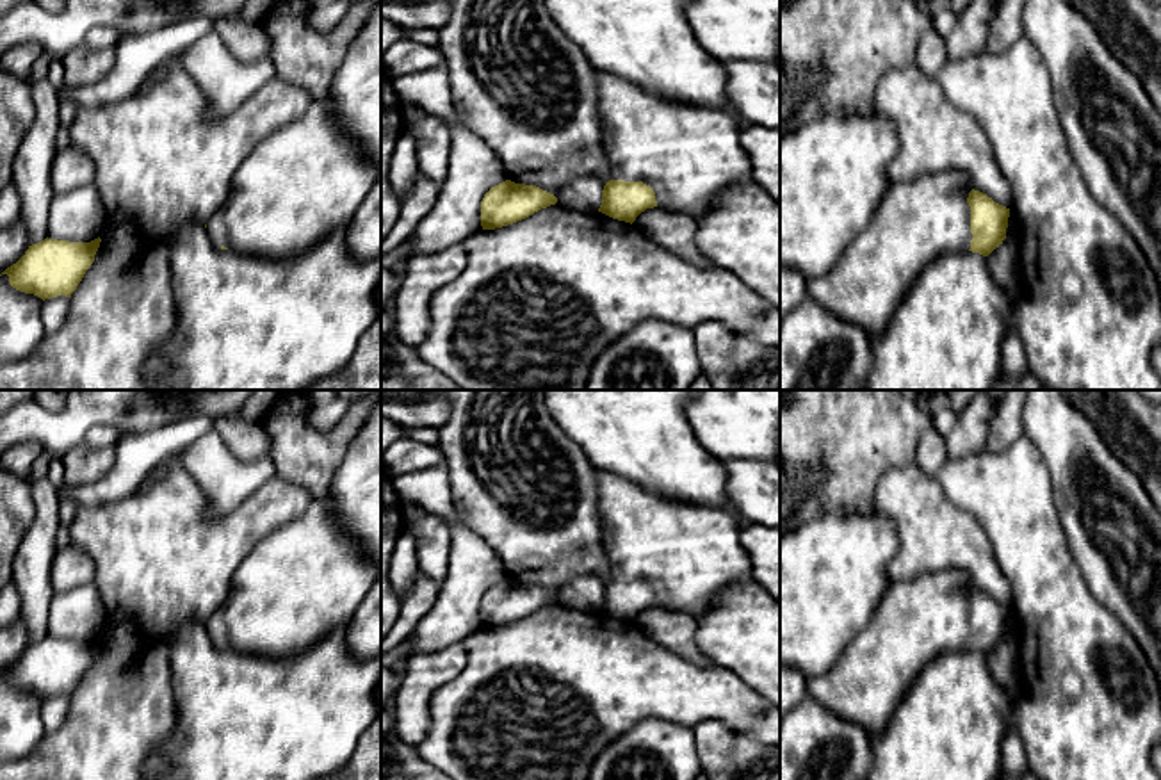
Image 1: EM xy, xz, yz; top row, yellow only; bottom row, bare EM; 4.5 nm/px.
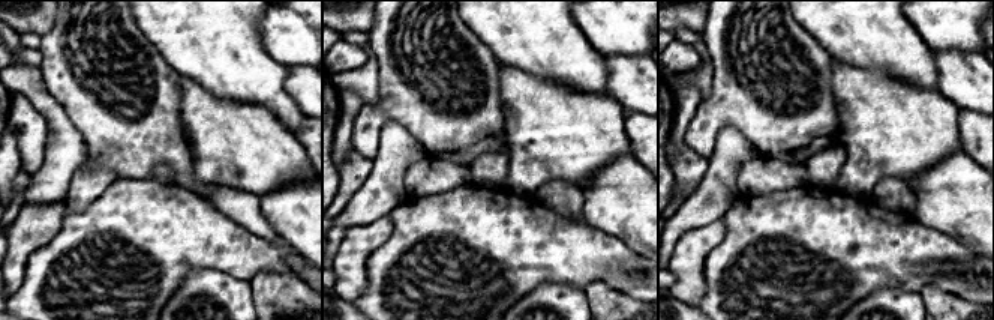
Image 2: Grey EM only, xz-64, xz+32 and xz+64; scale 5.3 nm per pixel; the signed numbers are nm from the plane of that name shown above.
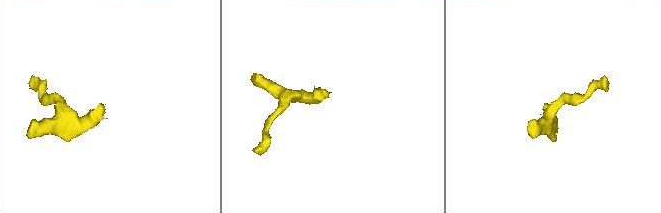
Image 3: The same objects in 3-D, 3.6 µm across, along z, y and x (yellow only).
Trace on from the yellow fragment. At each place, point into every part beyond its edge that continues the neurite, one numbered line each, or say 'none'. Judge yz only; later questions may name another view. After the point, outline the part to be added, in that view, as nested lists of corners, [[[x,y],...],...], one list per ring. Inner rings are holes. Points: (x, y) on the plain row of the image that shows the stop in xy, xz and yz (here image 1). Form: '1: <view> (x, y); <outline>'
1: yz (917, 620); [[[960,570],[922,573],[890,584],[869,623],[848,645],[830,671],[808,678],[808,695],[842,719],[860,723],[871,737],[880,735],[917,675],[940,654],[970,648],[970,591]]]

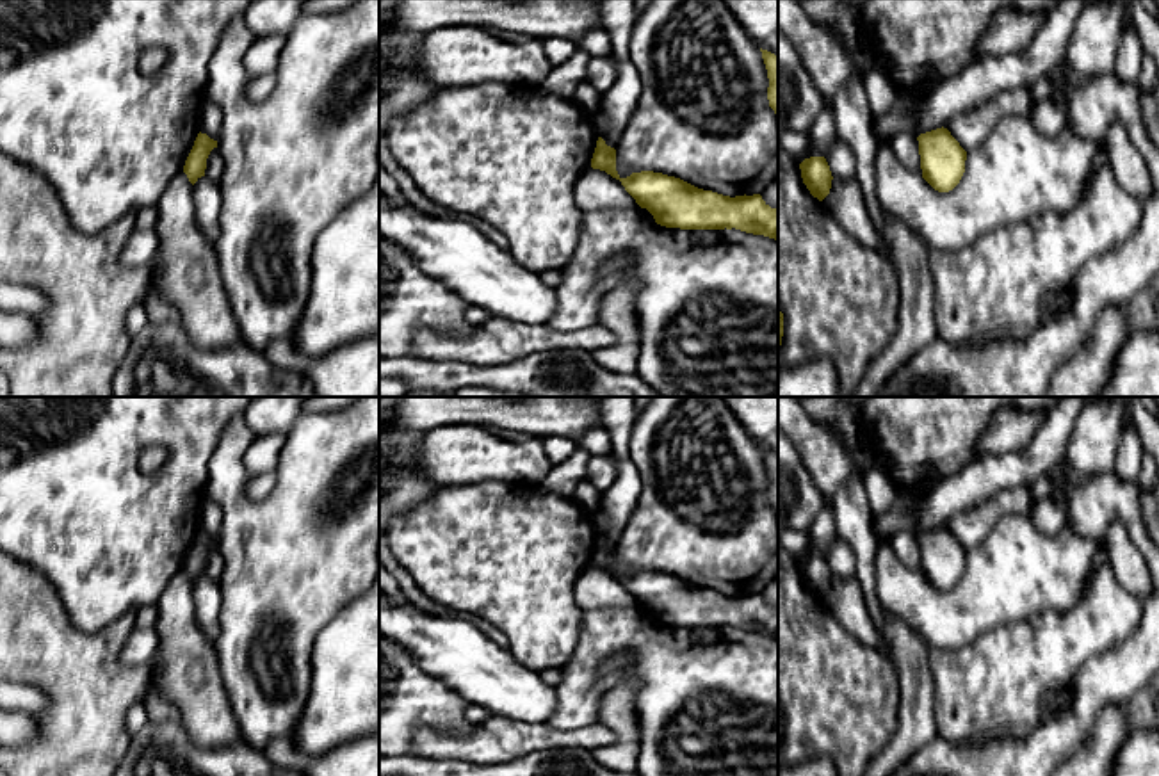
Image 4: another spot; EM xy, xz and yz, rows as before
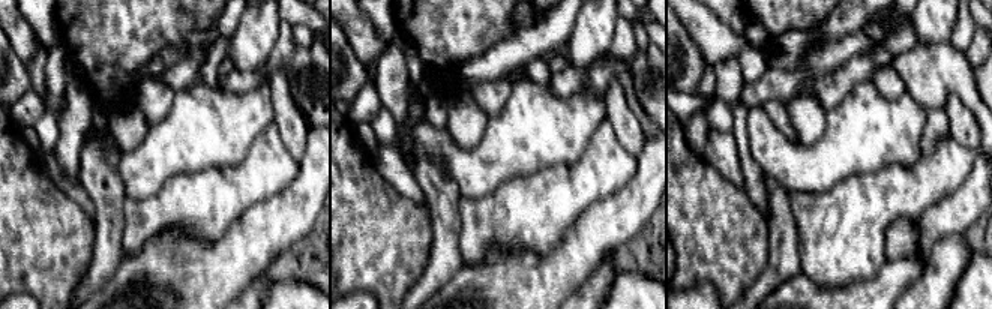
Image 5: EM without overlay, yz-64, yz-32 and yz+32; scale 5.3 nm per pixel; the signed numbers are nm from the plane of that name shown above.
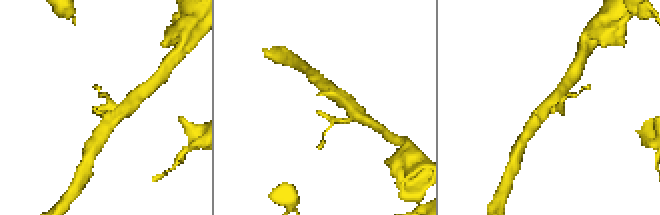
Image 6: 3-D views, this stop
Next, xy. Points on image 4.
none

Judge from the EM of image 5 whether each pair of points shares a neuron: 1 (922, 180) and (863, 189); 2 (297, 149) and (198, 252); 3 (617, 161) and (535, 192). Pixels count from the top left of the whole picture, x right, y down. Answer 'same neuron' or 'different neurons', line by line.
1: same neuron
2: different neurons
3: same neuron

